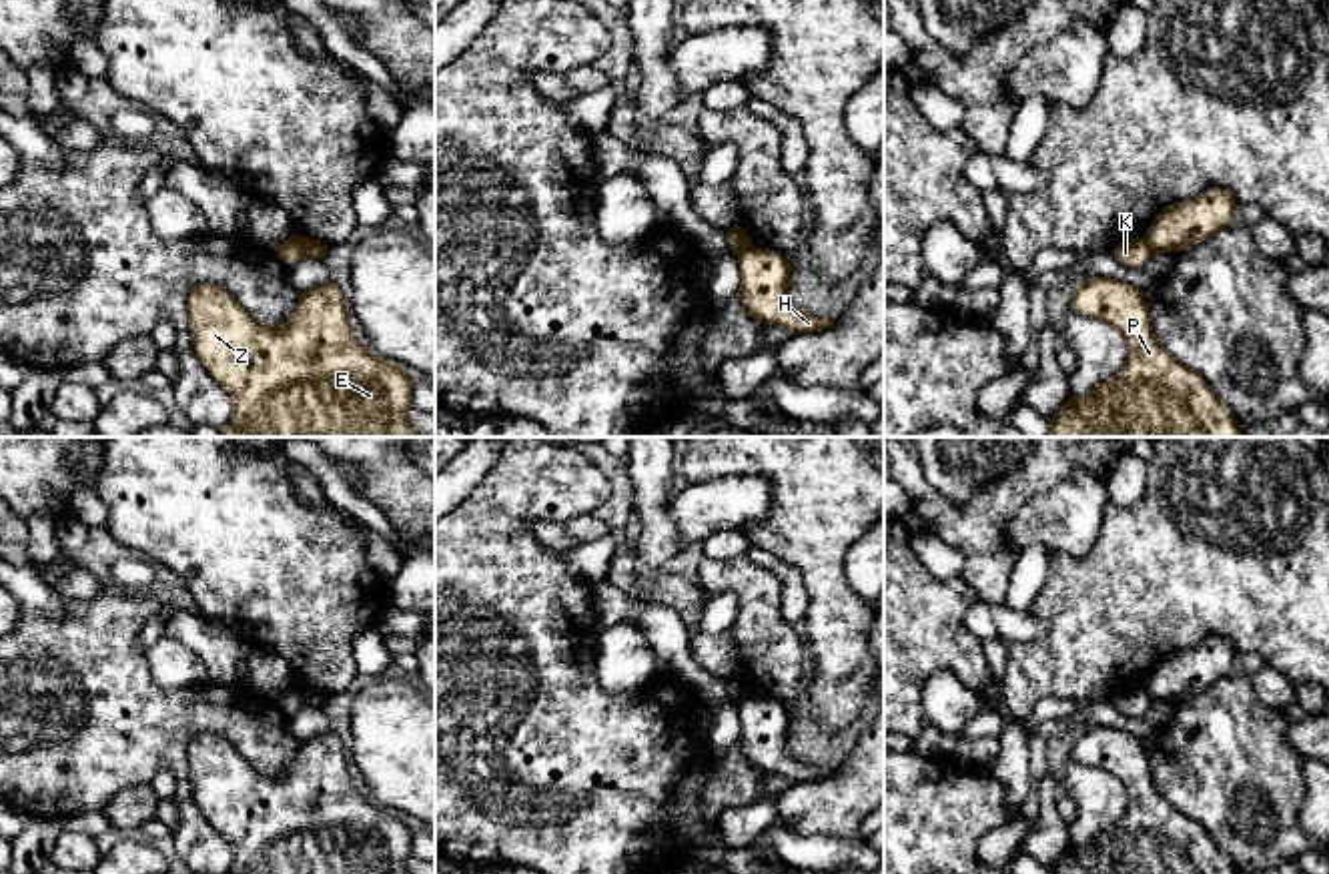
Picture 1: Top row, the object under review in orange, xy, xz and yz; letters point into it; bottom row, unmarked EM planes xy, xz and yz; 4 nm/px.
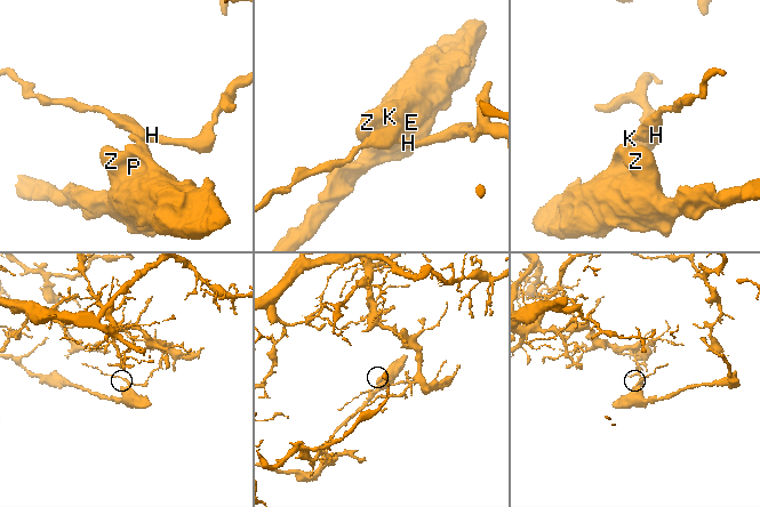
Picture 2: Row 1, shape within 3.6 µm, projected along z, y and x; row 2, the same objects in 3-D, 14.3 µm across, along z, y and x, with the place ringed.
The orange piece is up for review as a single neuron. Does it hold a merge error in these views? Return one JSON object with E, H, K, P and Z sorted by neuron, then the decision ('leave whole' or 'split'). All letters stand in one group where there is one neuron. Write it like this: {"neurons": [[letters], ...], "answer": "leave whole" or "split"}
{"neurons": [["E", "K", "P", "Z"], ["H"]], "answer": "split"}

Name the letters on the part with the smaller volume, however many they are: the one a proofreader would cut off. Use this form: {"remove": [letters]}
{"remove": ["E", "K", "P", "Z"]}

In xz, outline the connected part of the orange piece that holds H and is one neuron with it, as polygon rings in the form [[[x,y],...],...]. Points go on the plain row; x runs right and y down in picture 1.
[[[744,698],[738,704],[742,732],[738,746],[750,766],[780,774],[790,782],[812,782],[834,774],[836,768],[818,768],[790,748],[790,712],[770,698]]]

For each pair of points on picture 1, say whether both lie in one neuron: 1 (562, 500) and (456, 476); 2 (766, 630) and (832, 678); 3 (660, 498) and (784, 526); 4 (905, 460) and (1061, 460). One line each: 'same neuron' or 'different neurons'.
1: different neurons
2: different neurons
3: different neurons
4: same neuron

